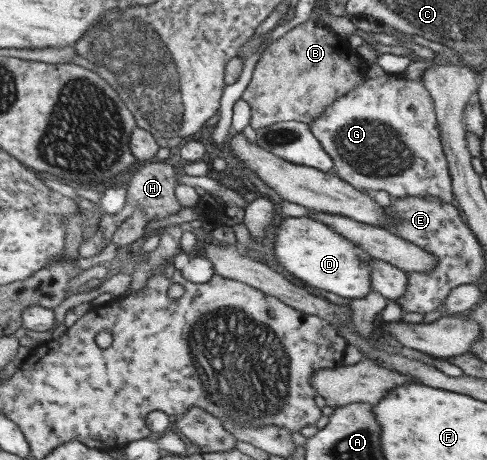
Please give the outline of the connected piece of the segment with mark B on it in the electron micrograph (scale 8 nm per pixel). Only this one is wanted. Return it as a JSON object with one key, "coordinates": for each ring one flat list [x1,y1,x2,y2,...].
{"coordinates":[[306,20,263,49,243,100,252,109,251,126,256,131,277,122,309,124,330,103,344,97,366,79,367,64,326,24]]}

